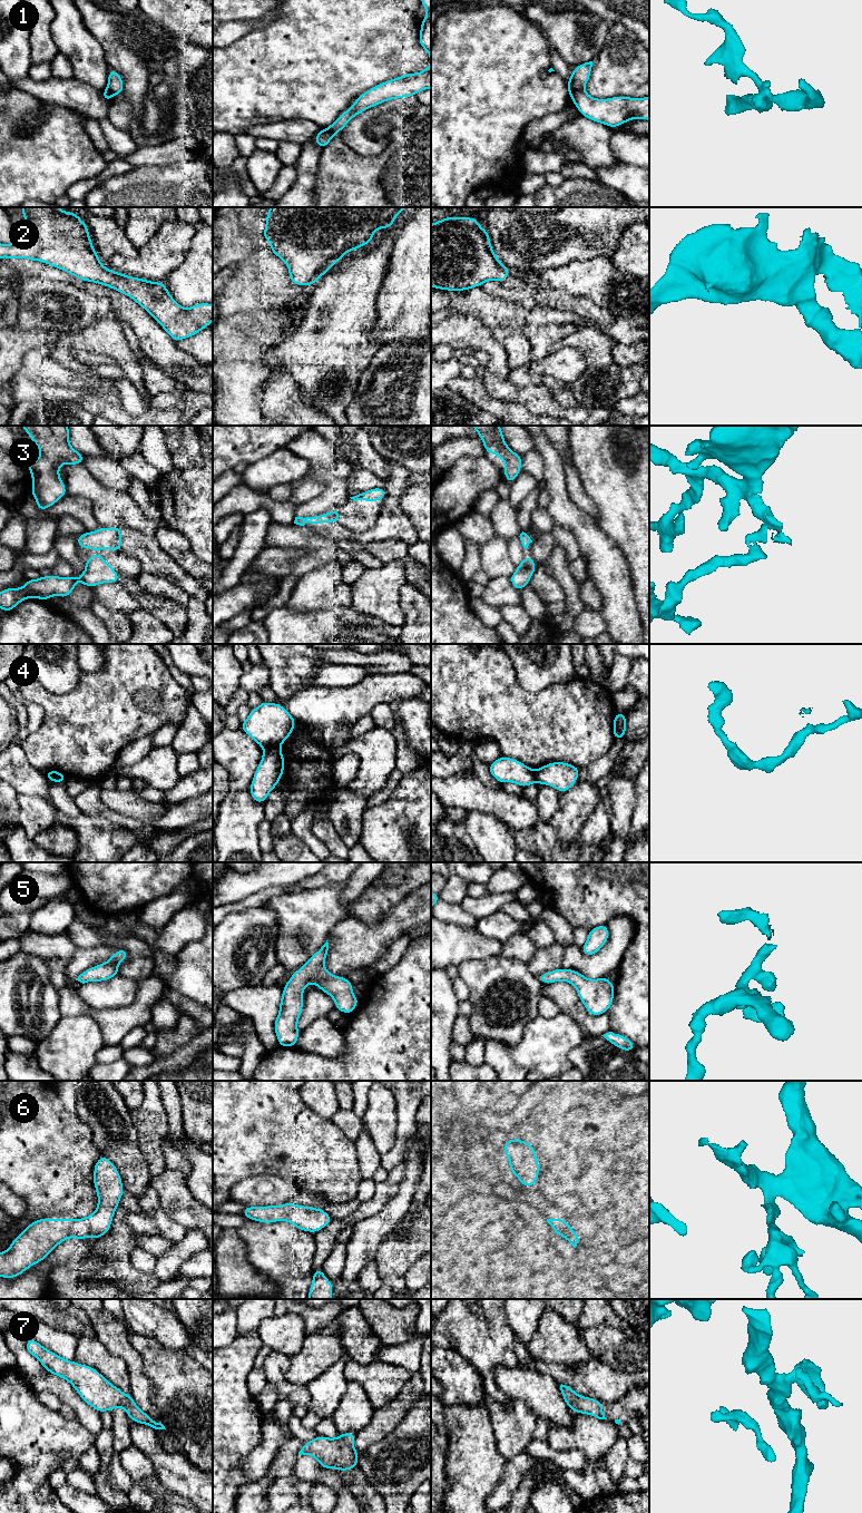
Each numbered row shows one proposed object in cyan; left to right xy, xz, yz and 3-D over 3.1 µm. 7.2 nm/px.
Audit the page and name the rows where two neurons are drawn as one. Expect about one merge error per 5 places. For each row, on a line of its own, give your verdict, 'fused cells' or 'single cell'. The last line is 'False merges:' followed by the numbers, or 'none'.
1: fused cells
2: single cell
3: single cell
4: fused cells
5: single cell
6: fused cells
7: single cell
False merges: 1, 4, 6

